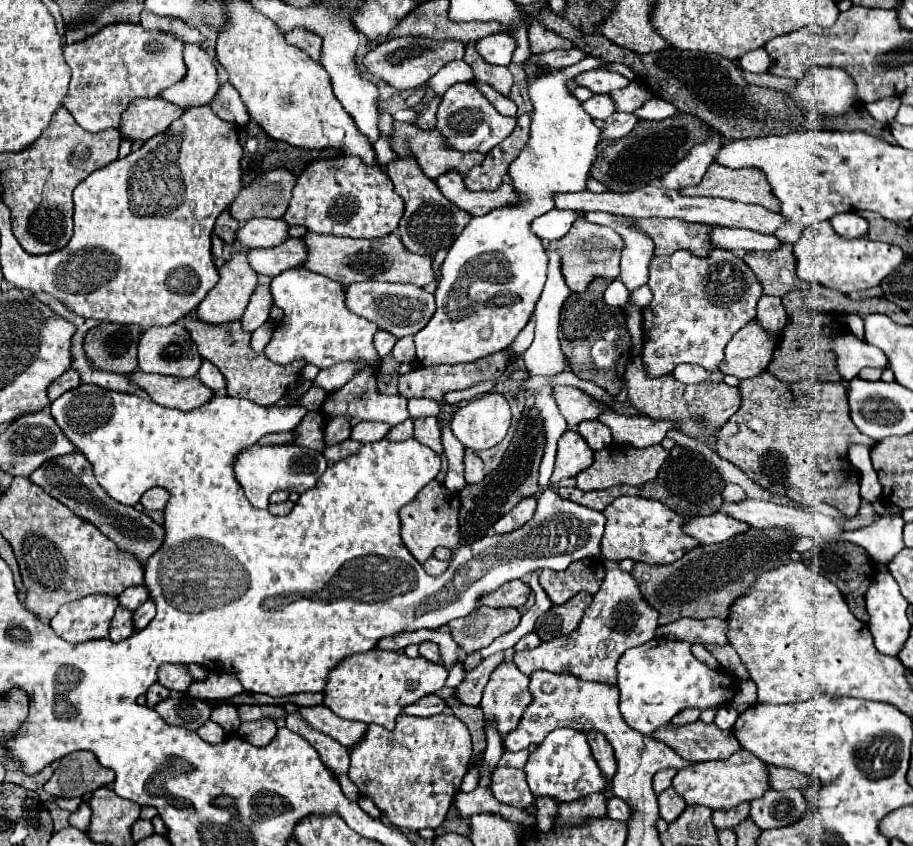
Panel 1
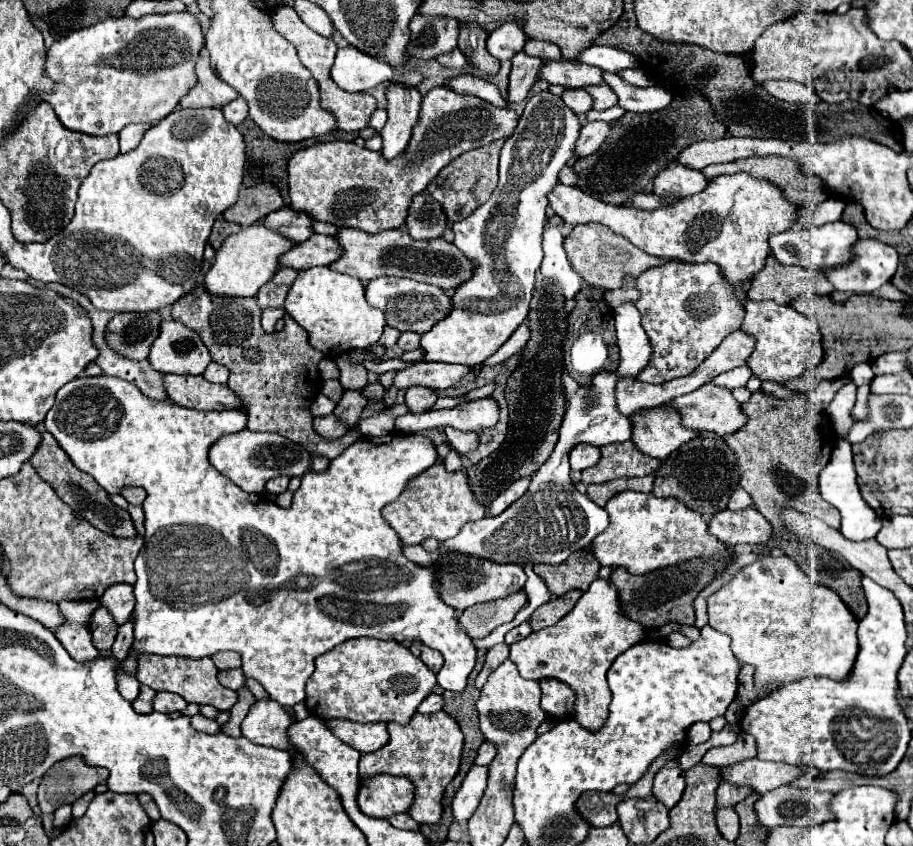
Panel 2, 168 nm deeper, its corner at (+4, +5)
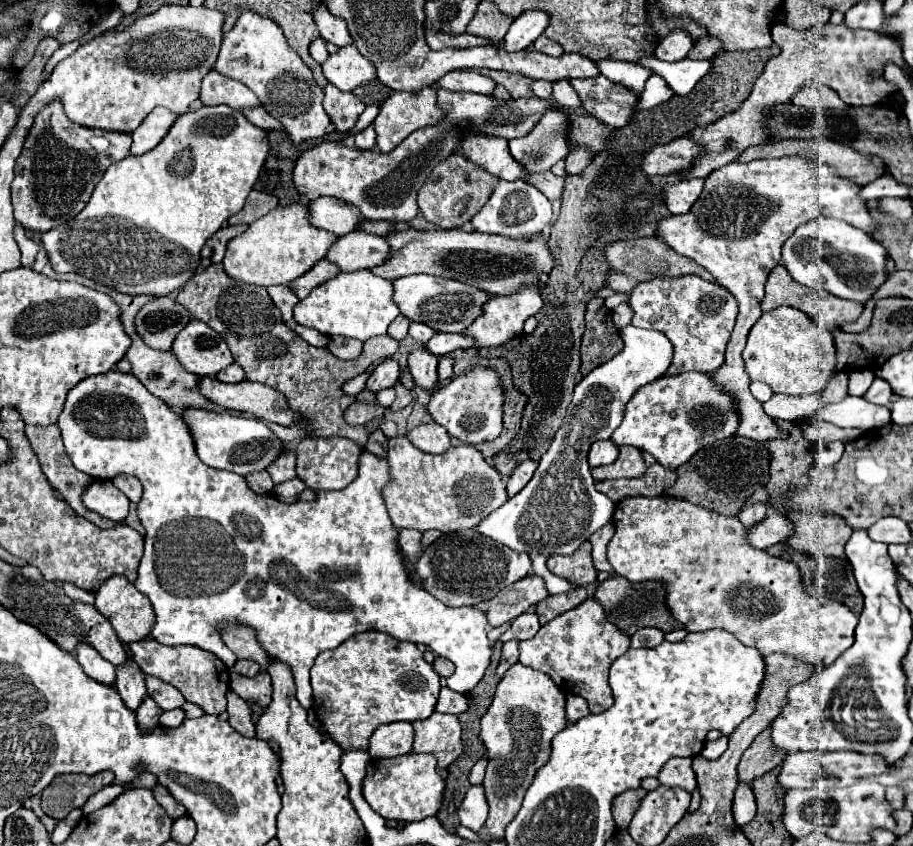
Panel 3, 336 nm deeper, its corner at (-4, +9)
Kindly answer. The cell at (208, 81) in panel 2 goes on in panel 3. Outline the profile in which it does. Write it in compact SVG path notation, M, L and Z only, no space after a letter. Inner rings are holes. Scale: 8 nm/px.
M211 69L205 79L203 79L203 87L201 87L201 95L199 95L203 105L229 105L231 109L247 109L247 107L255 107L259 105L257 95L245 87L241 81L229 79L225 75L221 75L219 71Z

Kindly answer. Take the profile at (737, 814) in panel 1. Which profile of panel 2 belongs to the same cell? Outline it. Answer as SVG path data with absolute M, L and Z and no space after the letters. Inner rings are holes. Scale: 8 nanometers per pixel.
M721 781L719 787L717 787L717 807L737 805L747 795L751 795L751 789L747 789L747 787L733 787L733 785L727 785L727 781Z

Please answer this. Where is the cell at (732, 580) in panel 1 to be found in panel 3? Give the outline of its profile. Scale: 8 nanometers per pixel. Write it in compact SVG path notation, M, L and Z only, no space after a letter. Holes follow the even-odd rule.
M611 575L607 581L603 581L597 587L595 599L605 607L605 613L609 617L609 621L615 623L619 629L623 629L627 635L633 635L635 631L639 631L643 627L657 627L665 633L683 627L683 623L675 621L675 617L671 615L671 611L665 603L667 591L665 591L665 585L661 585L661 581L631 583L621 575Z

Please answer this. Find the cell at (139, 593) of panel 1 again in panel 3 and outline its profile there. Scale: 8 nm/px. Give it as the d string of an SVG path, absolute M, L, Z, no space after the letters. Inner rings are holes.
M115 575L111 579L107 579L99 591L95 593L95 607L111 621L113 629L117 631L117 637L121 639L121 643L133 643L133 641L141 641L143 637L149 635L151 625L155 623L153 619L153 609L151 603L147 601L147 597L143 593L139 593L135 589L135 585L123 577L123 575Z

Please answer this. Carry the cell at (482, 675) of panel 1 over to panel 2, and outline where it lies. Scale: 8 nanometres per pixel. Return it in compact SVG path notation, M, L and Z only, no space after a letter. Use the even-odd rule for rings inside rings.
M499 643L499 645L491 647L491 649L487 651L487 661L485 661L485 665L483 665L483 669L481 669L481 673L479 673L477 681L475 681L475 687L483 689L489 673L491 673L493 669L497 669L507 657L509 657L509 647L507 647L507 643Z

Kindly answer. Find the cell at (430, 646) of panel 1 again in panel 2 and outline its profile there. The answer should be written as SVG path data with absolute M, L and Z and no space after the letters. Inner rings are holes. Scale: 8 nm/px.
M423 647L421 651L421 661L433 671L433 673L439 673L439 669L443 667L443 657L439 651L435 649L429 649L429 647Z

